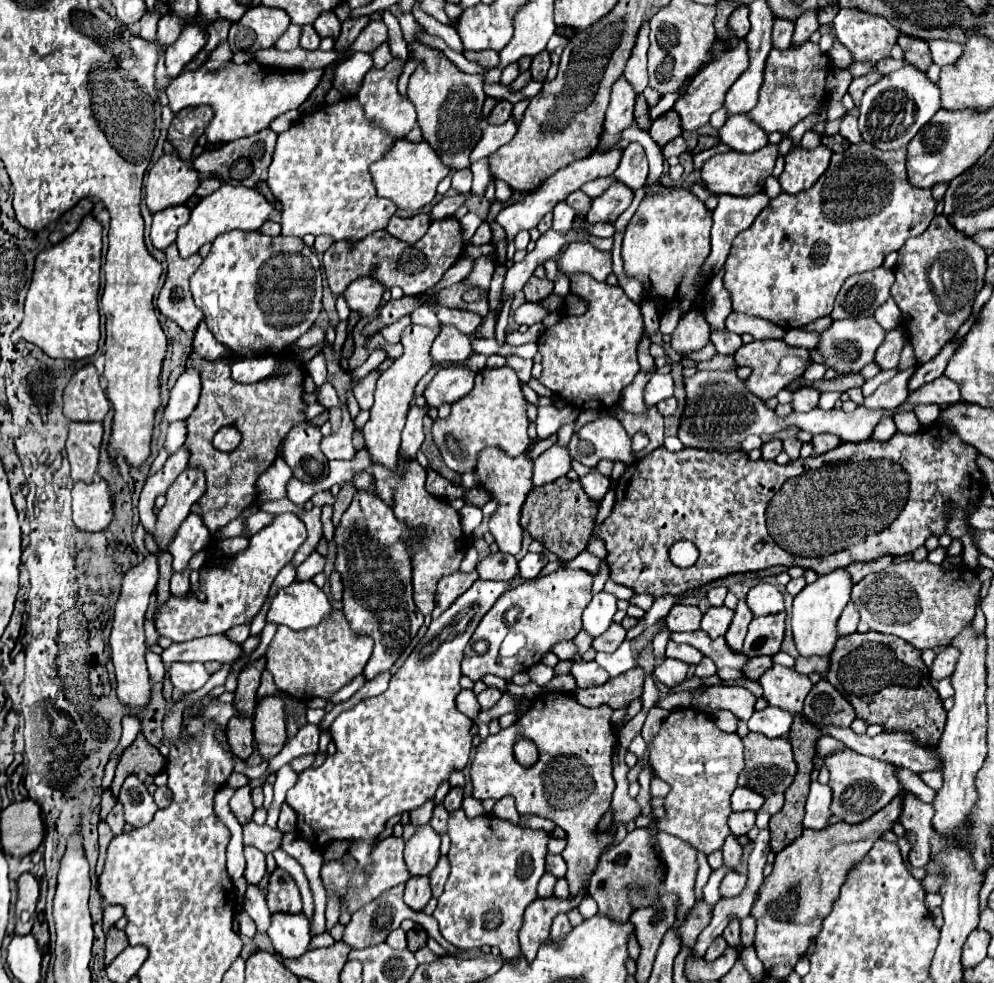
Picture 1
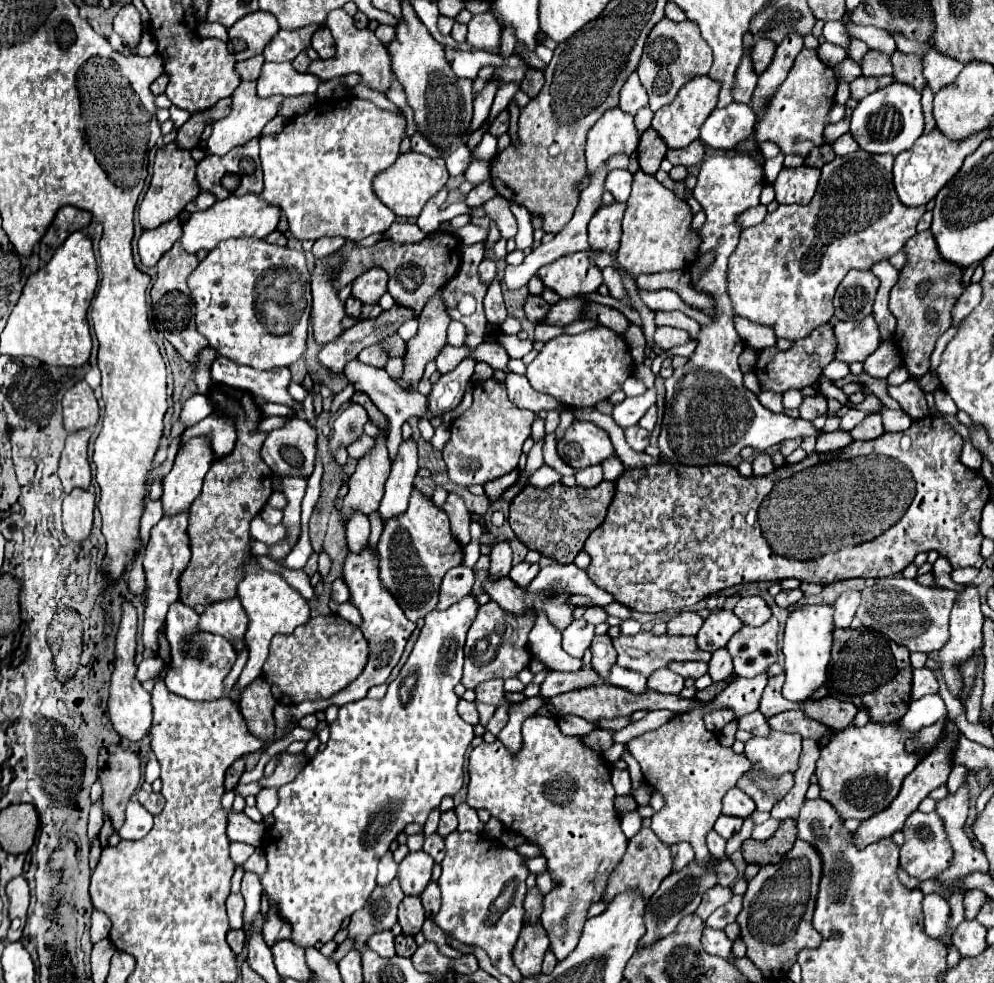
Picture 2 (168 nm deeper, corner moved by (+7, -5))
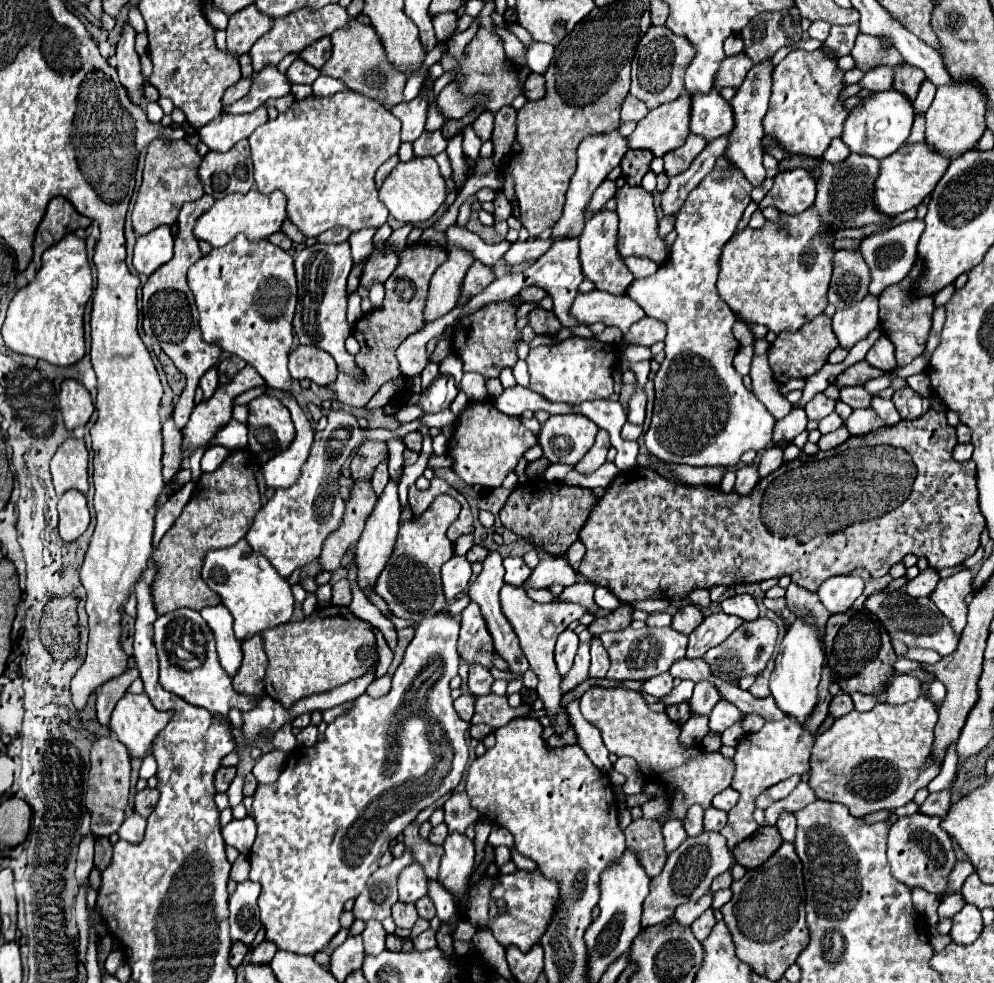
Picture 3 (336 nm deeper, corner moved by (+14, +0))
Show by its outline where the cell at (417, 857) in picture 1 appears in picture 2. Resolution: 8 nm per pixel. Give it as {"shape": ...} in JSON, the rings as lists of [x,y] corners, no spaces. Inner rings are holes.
{"shape":[[[424,851],[408,853],[408,857],[398,865],[398,881],[406,895],[422,895],[430,877],[432,877],[434,861]]]}

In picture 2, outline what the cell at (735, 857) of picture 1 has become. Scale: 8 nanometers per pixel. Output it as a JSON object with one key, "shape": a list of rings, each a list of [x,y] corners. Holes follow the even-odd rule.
{"shape":[[[710,831],[710,833],[706,835],[706,845],[708,845],[708,851],[710,851],[714,857],[722,857],[722,855],[724,855],[726,841],[724,841],[716,831]]]}

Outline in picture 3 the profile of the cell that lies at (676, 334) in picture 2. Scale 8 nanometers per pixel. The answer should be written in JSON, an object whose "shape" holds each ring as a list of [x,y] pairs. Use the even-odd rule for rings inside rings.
{"shape":[[[645,316],[643,320],[639,320],[639,322],[635,322],[635,324],[631,326],[631,330],[625,334],[625,338],[627,338],[631,344],[653,346],[655,342],[665,340],[665,334],[667,334],[667,328],[665,328],[663,322]]]}

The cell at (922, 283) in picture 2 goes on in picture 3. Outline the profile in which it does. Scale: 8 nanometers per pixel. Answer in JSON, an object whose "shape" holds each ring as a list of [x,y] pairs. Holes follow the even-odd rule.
{"shape":[[[917,260],[913,264],[909,276],[905,276],[905,280],[901,280],[901,284],[891,284],[879,296],[881,330],[895,344],[895,356],[897,356],[899,366],[907,366],[913,358],[923,354],[925,344],[927,344],[927,336],[929,336],[929,330],[931,330],[931,316],[933,316],[933,310],[935,310],[935,300],[933,298],[935,296],[913,294],[913,282],[917,280],[917,276],[921,276],[921,272],[923,272],[923,264],[921,264],[921,260]]]}

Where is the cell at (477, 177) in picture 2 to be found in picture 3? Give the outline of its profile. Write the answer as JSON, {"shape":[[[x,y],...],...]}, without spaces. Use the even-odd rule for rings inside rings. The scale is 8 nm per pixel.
{"shape":[[[467,126],[463,130],[463,152],[469,160],[475,160],[479,156],[479,148],[481,148],[481,138],[473,132],[471,126]]]}

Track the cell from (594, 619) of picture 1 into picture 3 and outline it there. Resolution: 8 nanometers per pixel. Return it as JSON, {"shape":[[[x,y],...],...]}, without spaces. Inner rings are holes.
{"shape":[[[567,628],[565,632],[559,634],[557,646],[555,646],[555,662],[557,662],[557,670],[561,676],[571,668],[573,658],[577,654],[577,648],[579,648],[579,638],[573,630]]]}

